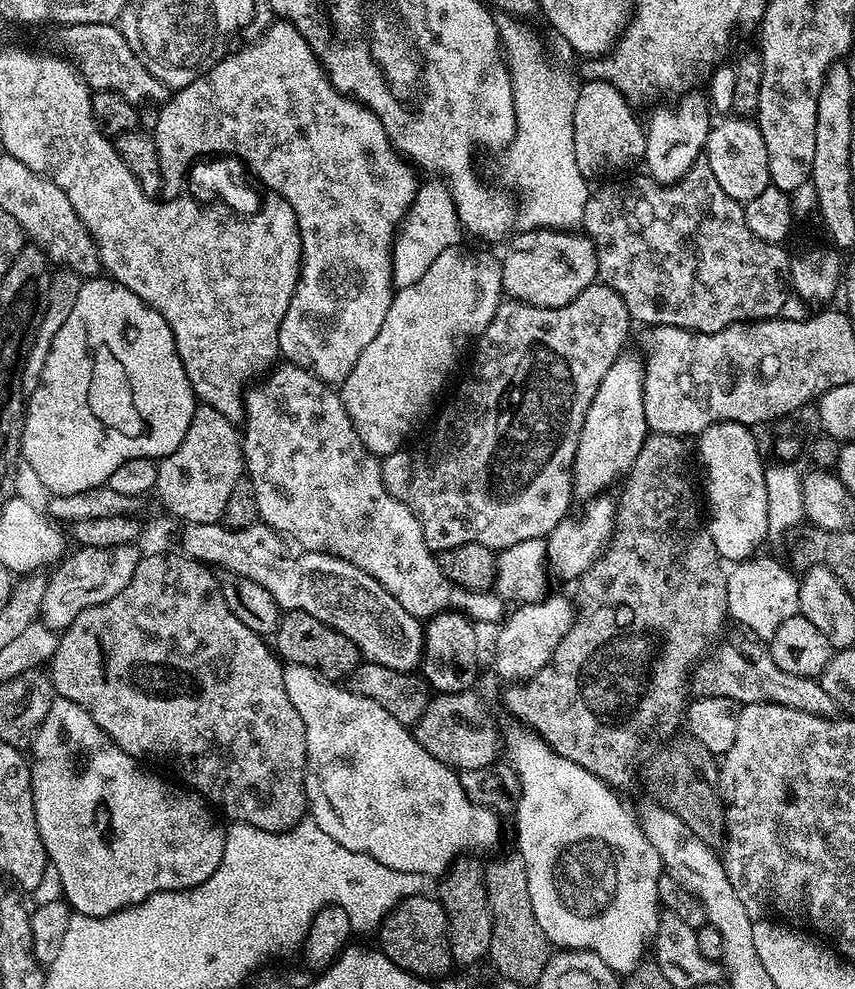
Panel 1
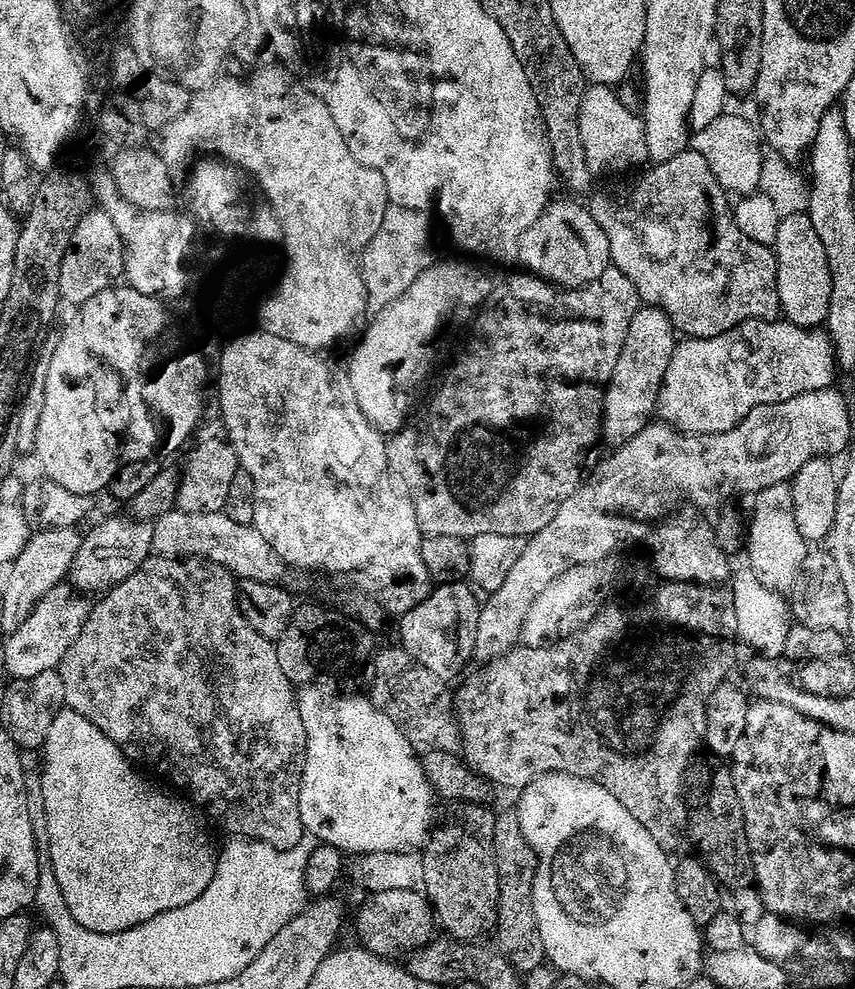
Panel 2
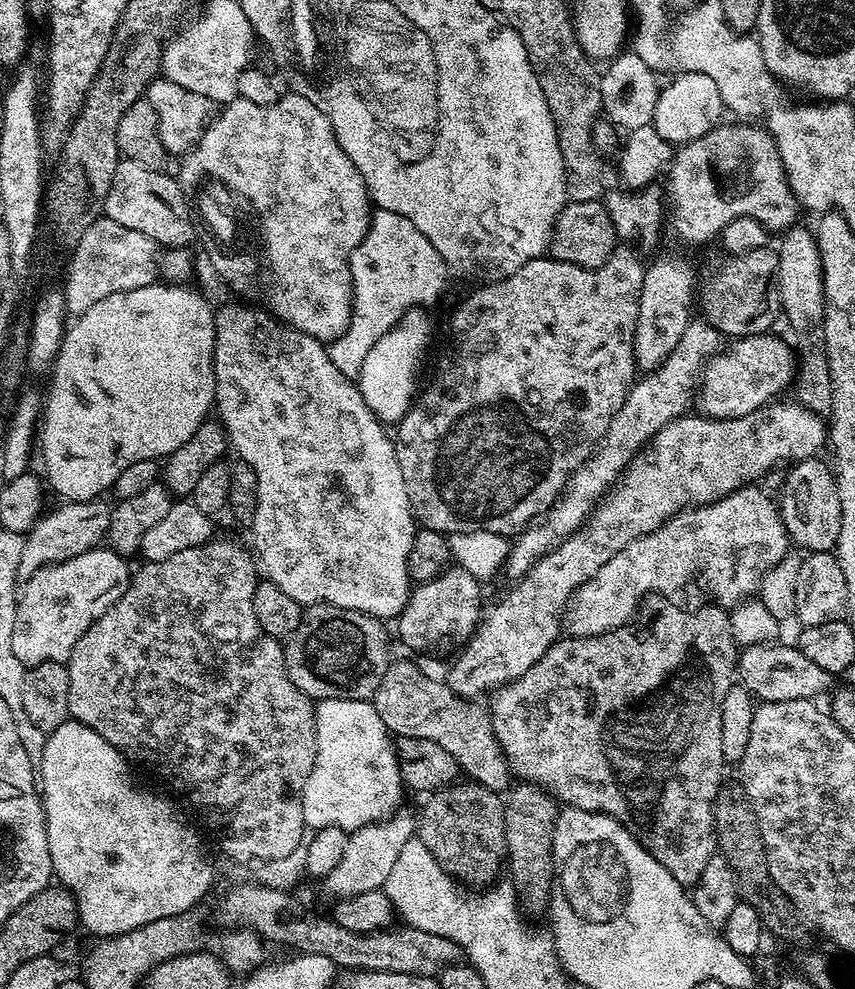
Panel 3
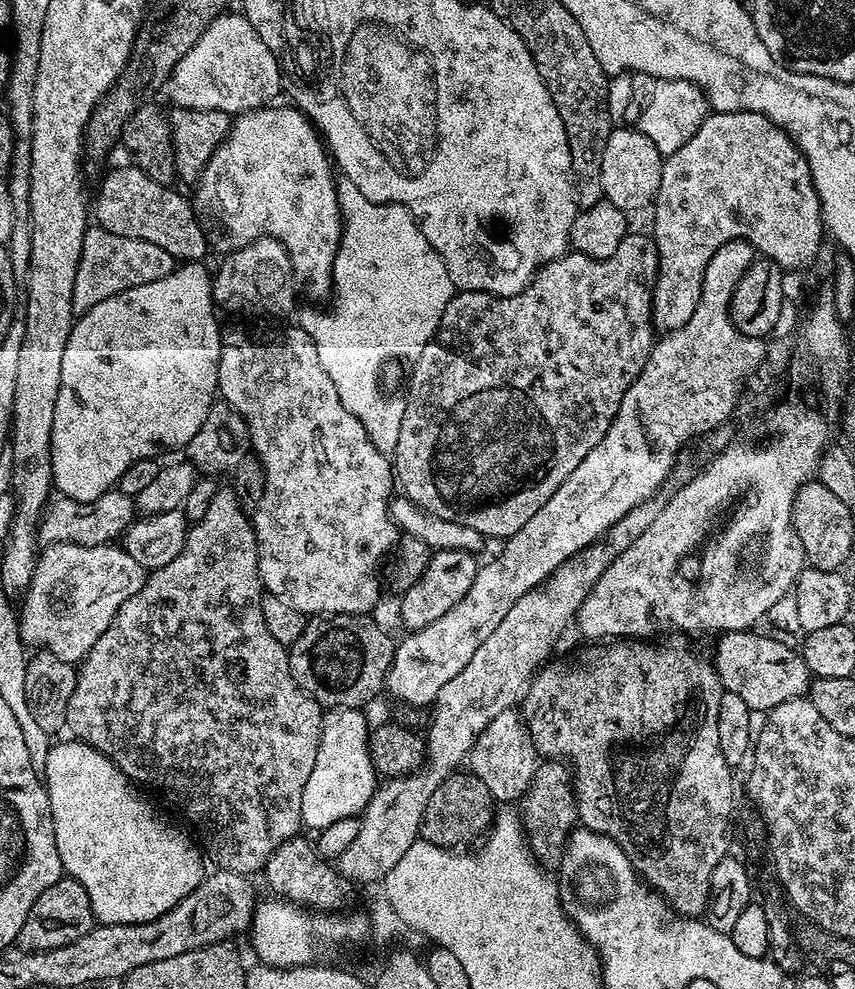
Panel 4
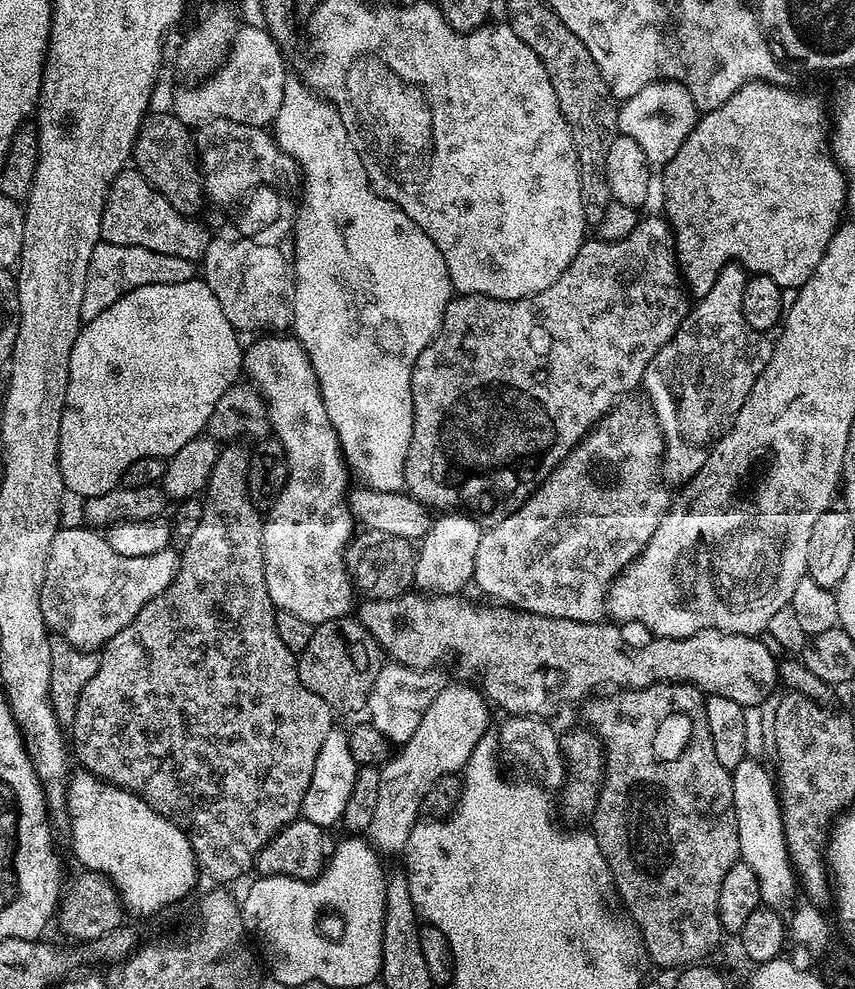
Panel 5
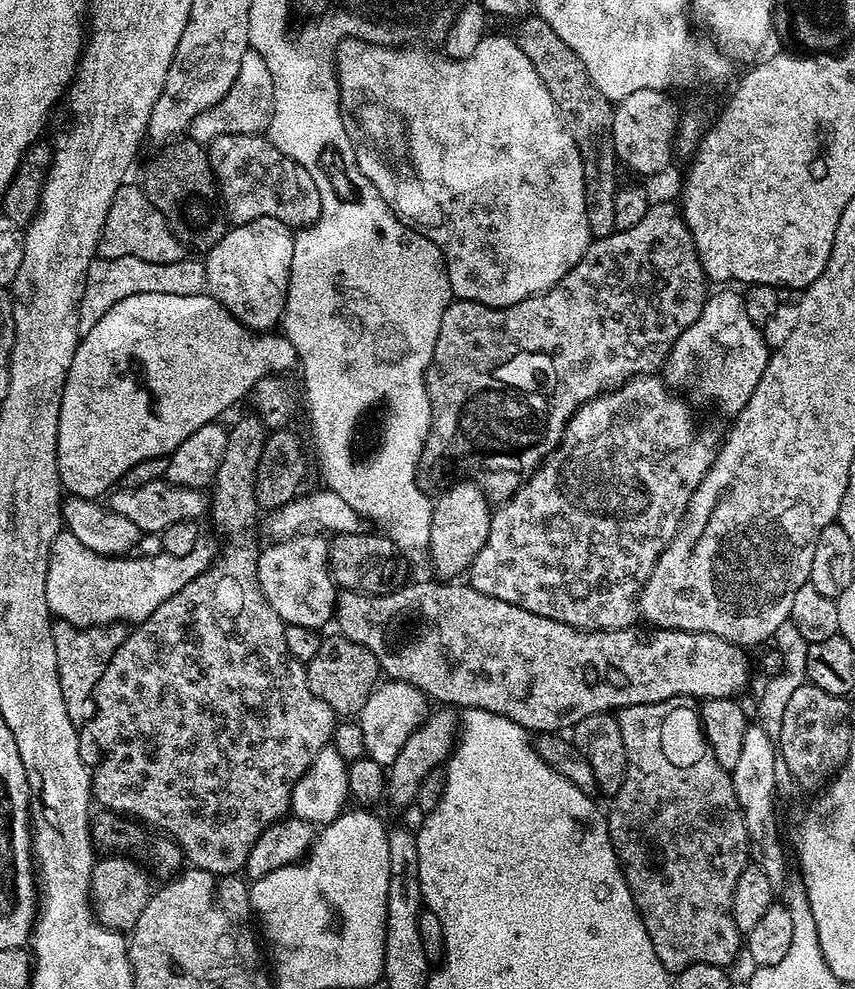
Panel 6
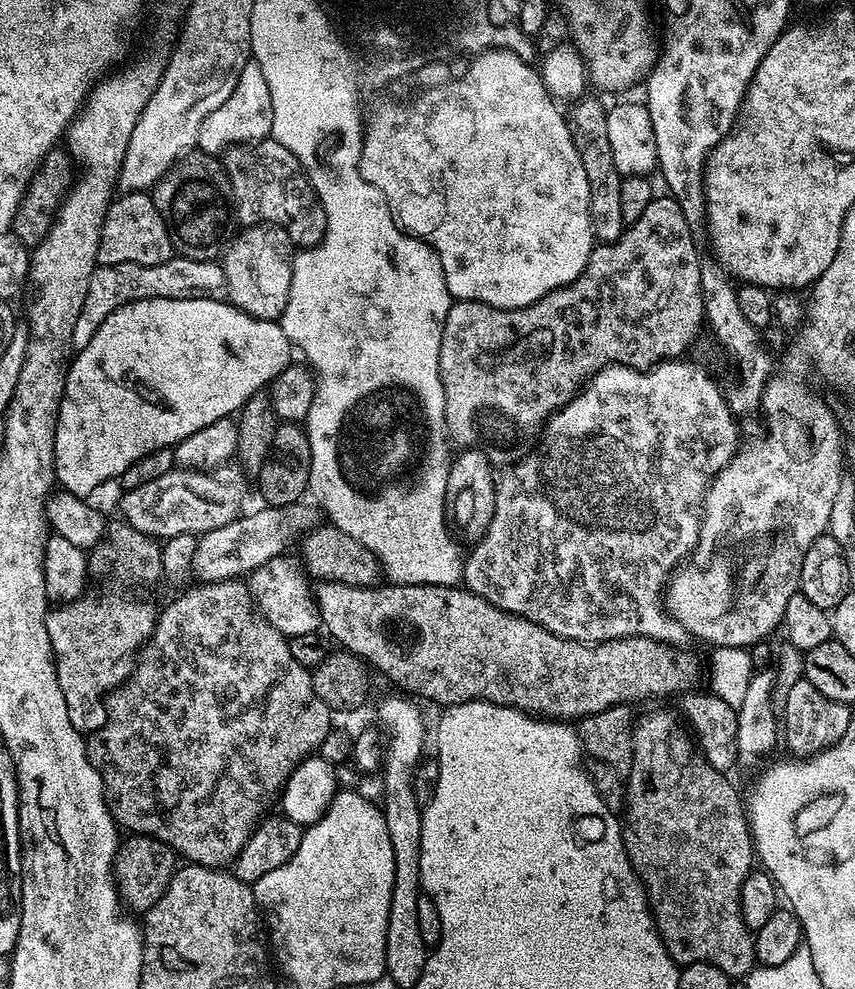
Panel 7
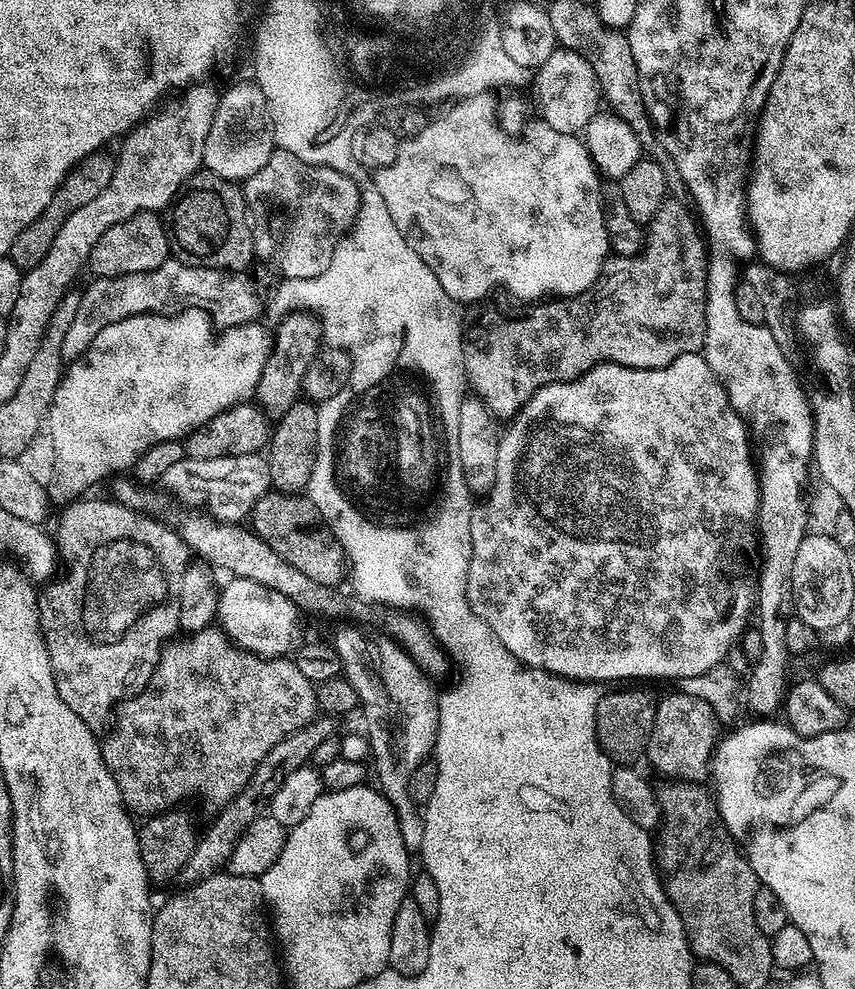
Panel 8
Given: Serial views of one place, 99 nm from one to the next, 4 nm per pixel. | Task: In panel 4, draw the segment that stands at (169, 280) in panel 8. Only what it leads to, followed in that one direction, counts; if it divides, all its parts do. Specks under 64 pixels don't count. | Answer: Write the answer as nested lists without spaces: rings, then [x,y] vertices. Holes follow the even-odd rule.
[[[99,226],[89,227],[82,242],[78,274],[74,278],[73,317],[79,318],[86,310],[98,306],[98,302],[106,302],[106,298],[122,290],[142,286],[146,282],[158,282],[158,278],[171,274],[173,267],[172,256],[166,254],[162,246],[154,246],[154,242],[122,238]]]

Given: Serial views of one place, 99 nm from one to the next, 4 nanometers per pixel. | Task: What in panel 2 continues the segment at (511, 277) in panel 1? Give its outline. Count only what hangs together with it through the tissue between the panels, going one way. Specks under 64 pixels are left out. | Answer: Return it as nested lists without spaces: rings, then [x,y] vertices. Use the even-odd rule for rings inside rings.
[[[553,199],[518,238],[515,263],[523,271],[558,288],[581,288],[610,267],[610,244],[602,226],[594,222],[583,203]]]

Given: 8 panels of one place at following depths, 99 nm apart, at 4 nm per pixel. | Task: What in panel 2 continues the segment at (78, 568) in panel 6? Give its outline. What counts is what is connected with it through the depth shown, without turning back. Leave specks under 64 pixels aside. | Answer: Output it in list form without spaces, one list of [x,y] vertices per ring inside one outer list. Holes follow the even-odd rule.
[[[65,582],[54,586],[30,610],[30,618],[18,626],[18,630],[7,633],[4,644],[4,668],[9,672],[12,680],[34,678],[34,674],[42,674],[42,670],[59,669],[66,650],[78,638],[82,626],[88,617],[90,600],[73,588],[71,583]]]

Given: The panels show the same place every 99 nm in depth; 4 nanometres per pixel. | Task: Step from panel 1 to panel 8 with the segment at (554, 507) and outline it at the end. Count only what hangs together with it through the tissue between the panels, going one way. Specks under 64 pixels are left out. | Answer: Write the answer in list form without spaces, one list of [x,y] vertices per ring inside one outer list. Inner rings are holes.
[[[665,199],[664,205],[658,210],[658,214],[646,226],[644,245],[640,252],[636,256],[613,255],[605,260],[600,279],[593,282],[582,294],[545,298],[539,302],[532,302],[521,307],[524,308],[521,312],[484,312],[469,328],[467,325],[462,332],[464,342],[462,372],[466,377],[467,387],[469,384],[476,391],[473,392],[475,399],[479,400],[494,417],[508,422],[538,390],[542,390],[551,384],[576,380],[599,364],[621,364],[627,368],[661,368],[670,362],[674,362],[674,358],[678,358],[682,354],[699,353],[704,347],[704,335],[706,334],[706,278],[710,267],[707,255],[709,256],[706,251],[705,237],[698,227],[697,217],[690,211],[689,205],[683,199]]]

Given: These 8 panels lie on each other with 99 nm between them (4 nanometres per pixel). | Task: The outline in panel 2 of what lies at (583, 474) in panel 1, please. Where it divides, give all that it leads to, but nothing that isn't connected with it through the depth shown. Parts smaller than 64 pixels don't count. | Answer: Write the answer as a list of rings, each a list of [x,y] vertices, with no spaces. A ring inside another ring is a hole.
[[[637,307],[634,318],[630,318],[622,350],[612,367],[612,376],[604,386],[600,430],[603,439],[608,439],[612,446],[623,444],[628,437],[638,434],[638,430],[649,423],[651,416],[648,415],[653,415],[660,383],[677,342],[674,321],[661,308]]]

